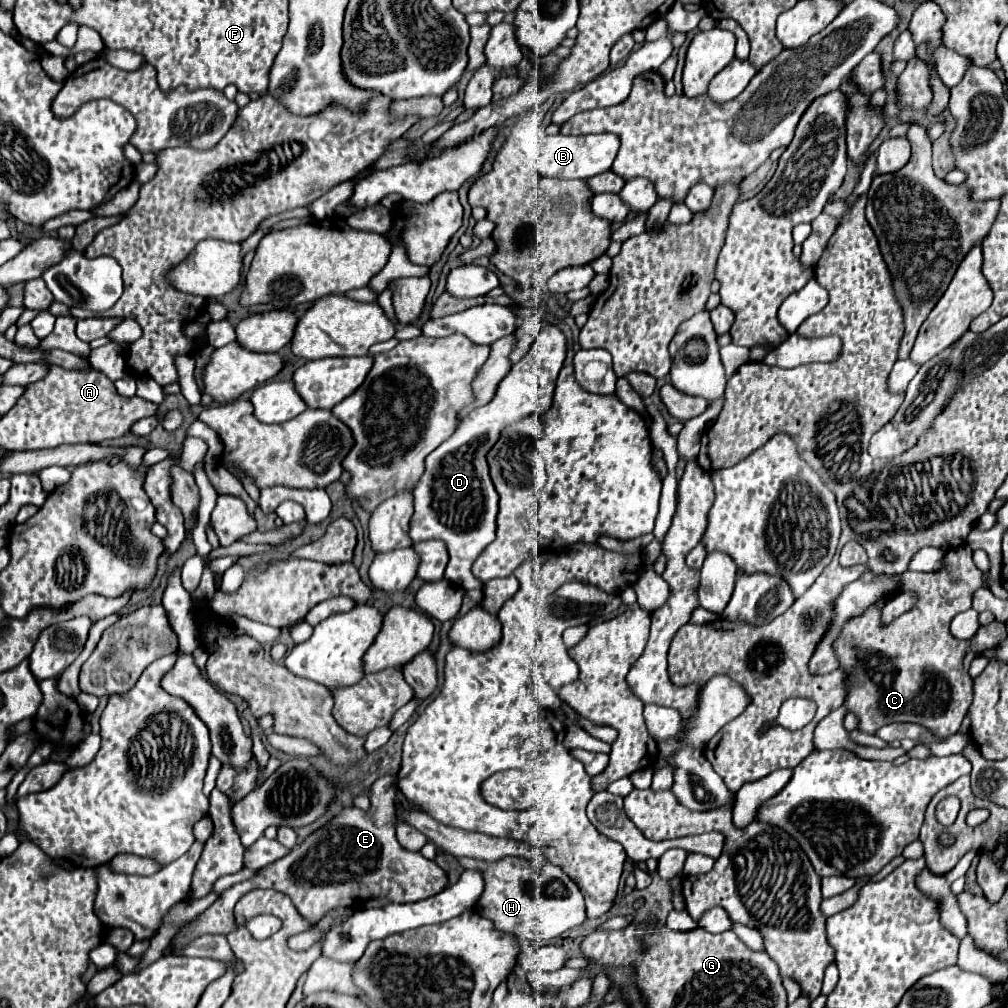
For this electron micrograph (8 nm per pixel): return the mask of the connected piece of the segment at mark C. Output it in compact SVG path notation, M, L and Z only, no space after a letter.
M967 543L947 551L941 563L943 565L939 571L931 571L931 573L905 571L899 575L899 583L897 583L895 591L917 593L917 605L913 605L907 613L899 615L891 623L883 623L881 611L891 596L883 595L873 605L869 605L861 615L849 619L833 643L833 651L835 651L835 657L839 661L839 667L845 671L847 695L845 695L843 705L847 707L847 711L857 715L857 719L859 719L857 729L859 731L873 735L883 725L897 723L897 721L911 721L911 723L927 725L933 733L939 733L941 737L955 733L963 723L967 707L971 705L971 675L969 675L971 661L975 657L983 655L987 649L993 649L1001 641L1007 639L1005 625L999 621L993 621L989 625L979 627L977 633L967 641L955 639L949 633L951 617L959 611L967 609L973 601L975 591L979 587L983 587L983 571L975 567L973 551Z

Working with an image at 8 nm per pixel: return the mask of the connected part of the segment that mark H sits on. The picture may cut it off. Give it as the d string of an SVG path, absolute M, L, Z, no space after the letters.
M457 857L457 861L463 869L479 869L483 873L485 889L475 903L475 911L491 919L497 931L511 933L521 939L521 931L531 929L543 941L549 941L585 921L583 895L557 865L541 865L541 869L535 873L533 865L537 863L525 861L523 857L503 857L501 861Z

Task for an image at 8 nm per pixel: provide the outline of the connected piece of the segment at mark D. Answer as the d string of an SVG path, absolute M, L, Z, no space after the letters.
M545 325L529 353L517 361L507 377L499 383L495 397L487 405L469 411L459 421L455 433L425 459L425 473L413 493L417 505L411 517L409 535L413 543L429 539L443 541L449 553L445 579L463 589L483 587L483 583L471 575L471 565L479 553L495 539L499 495L489 477L485 455L497 443L501 431L507 425L517 423L533 413L543 415L551 407L555 379L563 361L565 337L555 325Z

